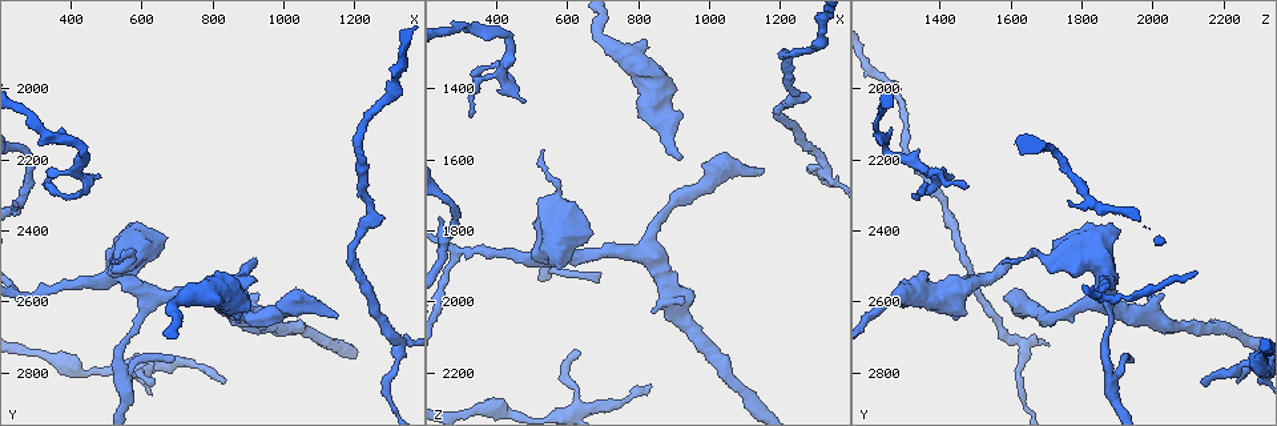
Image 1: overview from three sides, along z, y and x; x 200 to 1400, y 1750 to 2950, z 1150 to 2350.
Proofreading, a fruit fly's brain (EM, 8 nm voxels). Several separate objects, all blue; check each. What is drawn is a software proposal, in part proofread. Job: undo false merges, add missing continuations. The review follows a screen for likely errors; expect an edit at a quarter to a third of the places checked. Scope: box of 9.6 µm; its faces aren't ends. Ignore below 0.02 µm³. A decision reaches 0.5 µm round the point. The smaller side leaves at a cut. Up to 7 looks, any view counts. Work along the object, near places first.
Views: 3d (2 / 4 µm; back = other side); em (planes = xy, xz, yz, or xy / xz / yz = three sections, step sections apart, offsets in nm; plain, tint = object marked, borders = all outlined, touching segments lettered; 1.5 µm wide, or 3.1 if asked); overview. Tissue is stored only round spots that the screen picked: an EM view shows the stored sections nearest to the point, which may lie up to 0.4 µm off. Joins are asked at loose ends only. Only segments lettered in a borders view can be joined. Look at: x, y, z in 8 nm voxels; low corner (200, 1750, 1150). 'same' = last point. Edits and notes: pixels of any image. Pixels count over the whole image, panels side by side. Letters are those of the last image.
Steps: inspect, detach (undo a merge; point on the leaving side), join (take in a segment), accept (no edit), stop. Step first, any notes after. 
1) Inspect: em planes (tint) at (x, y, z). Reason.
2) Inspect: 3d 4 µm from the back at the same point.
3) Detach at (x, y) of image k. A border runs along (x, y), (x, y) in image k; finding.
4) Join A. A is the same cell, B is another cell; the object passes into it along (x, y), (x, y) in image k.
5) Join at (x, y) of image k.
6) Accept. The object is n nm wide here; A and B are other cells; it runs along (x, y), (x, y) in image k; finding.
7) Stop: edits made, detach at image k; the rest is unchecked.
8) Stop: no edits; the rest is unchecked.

Inspect: 3d 2 µm at (930, 2490, 1600). An open end.

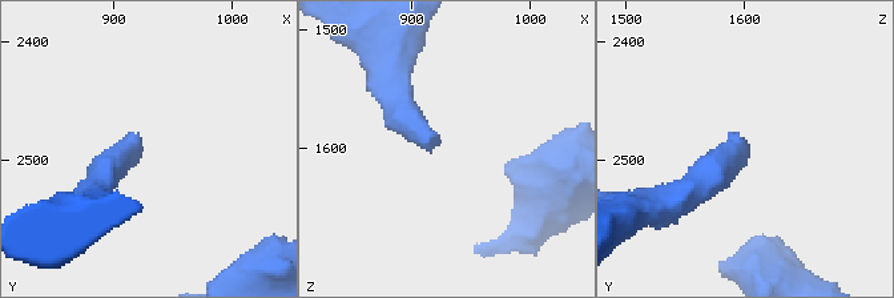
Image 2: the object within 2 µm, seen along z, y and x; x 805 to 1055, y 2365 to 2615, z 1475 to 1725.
Inspect: em planes (borders) at (922, 2478, 1590). Now the EM.

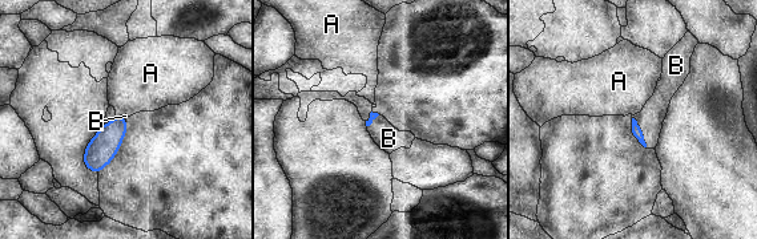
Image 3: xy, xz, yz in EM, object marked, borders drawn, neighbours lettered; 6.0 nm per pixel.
Join B. B is the same cell, A is another cell; the object passes into it along (637, 133), (641, 132), (651, 118) in image 3; the neuron continues.

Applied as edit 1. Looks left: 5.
Inspect: overview.

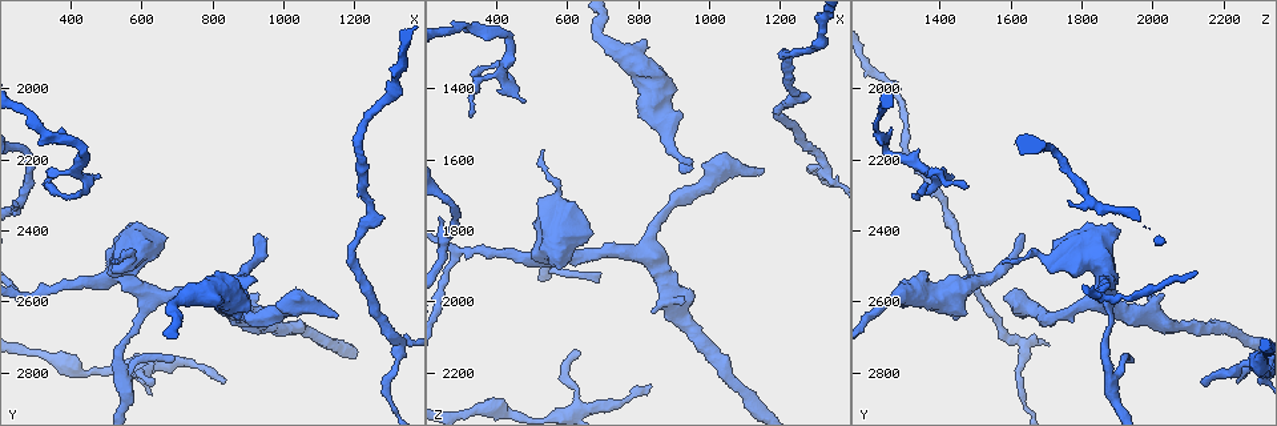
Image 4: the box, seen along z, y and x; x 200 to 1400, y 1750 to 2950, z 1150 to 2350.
Inspect: em planes (borders) at (1150, 2640, 1630).

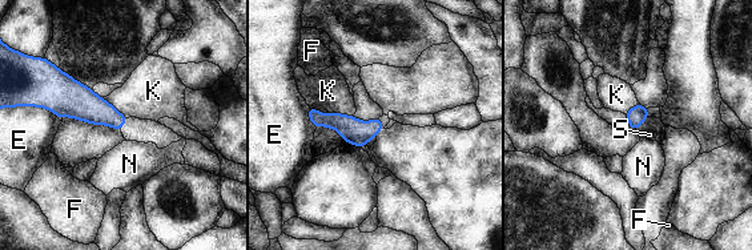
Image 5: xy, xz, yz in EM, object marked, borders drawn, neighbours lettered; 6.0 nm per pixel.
Accept. E, F, K, N and S are other cells; no lettered segment goes on from it.

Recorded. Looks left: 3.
Inspect: em planes (borders) at (630, 2830, 2150). An open end.

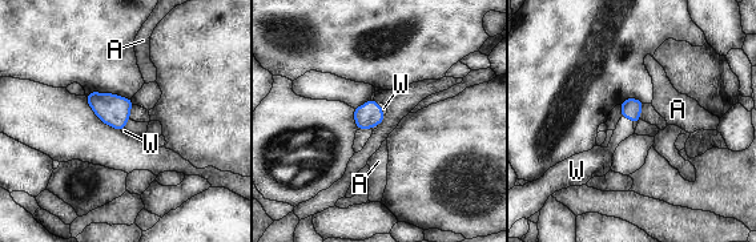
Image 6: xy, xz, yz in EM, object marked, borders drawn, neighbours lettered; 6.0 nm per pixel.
Join W. The object is 130 nm wide here; the longest contact is with W, 90 nm; W is the same cell, A is another cell; the neuron continues.

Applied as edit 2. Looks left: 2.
Stop: edits made, join at image 3, join at image 6; the rest is unchecked.

